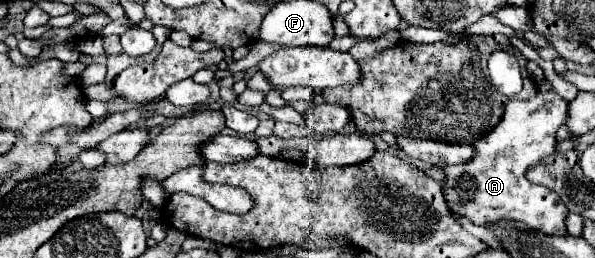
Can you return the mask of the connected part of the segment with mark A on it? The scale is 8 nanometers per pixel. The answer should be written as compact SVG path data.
M538 90L530 100L512 98L500 124L474 144L476 156L466 164L444 168L448 178L444 186L448 208L478 226L498 220L522 220L528 228L544 234L566 234L564 218L568 208L556 192L532 184L526 178L526 170L540 162L540 154L556 152L556 130L566 122L568 104L560 94L544 90Z

